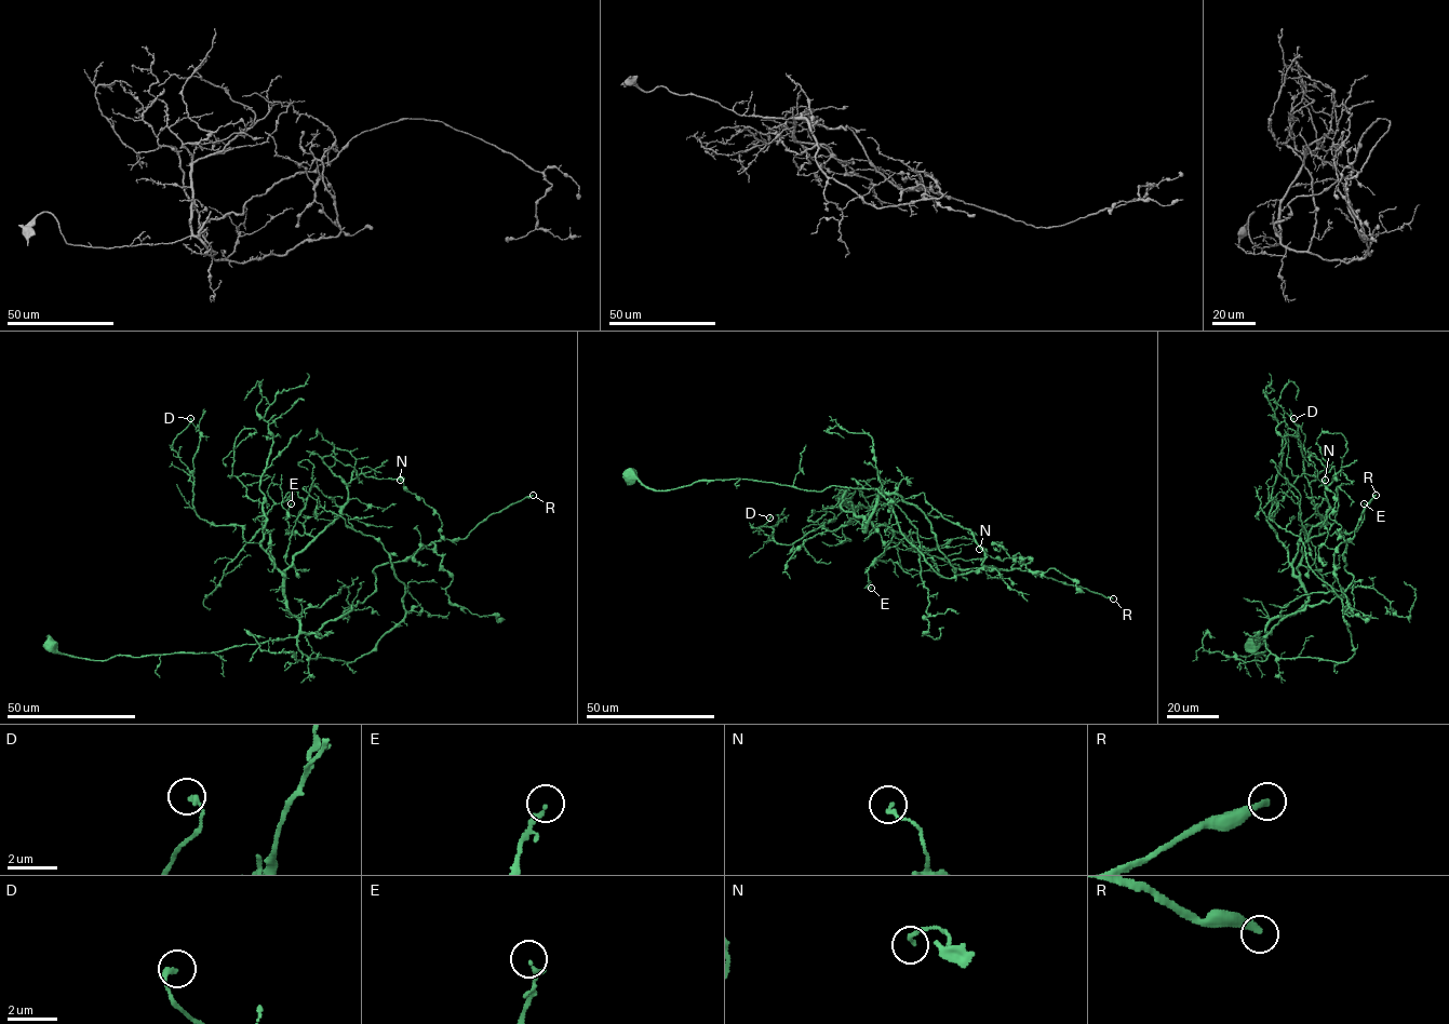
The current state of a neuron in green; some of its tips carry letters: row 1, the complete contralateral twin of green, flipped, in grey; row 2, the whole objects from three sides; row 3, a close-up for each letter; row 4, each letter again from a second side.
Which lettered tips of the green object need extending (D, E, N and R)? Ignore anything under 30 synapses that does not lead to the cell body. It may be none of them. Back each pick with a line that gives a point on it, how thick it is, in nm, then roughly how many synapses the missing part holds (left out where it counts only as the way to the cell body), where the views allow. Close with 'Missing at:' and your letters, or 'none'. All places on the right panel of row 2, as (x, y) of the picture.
R: at (1376, 495); 260 nm thick; about 200 synapses
Missing at: R

